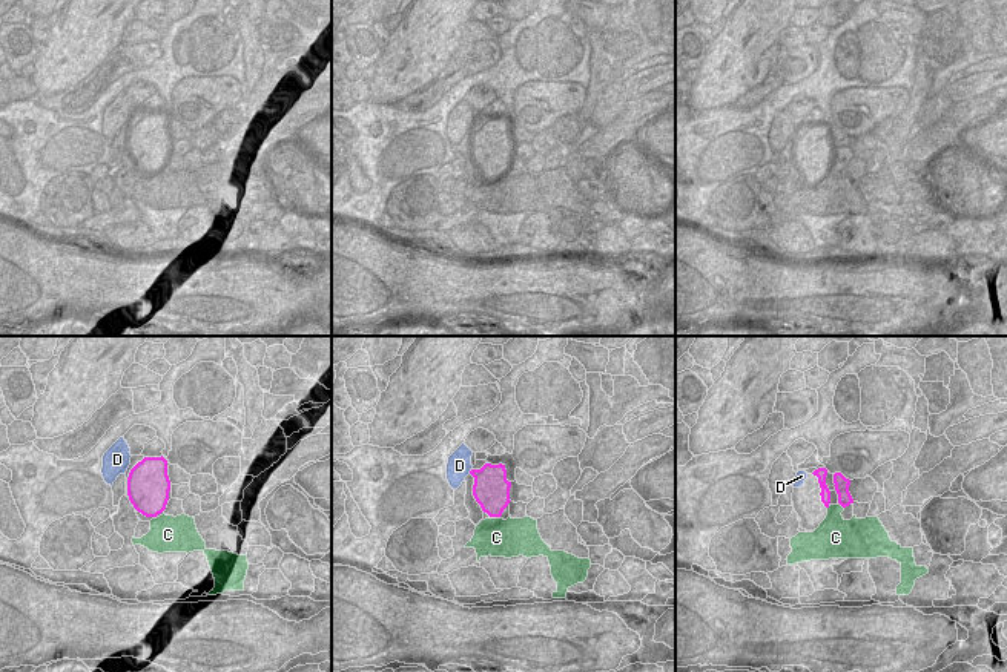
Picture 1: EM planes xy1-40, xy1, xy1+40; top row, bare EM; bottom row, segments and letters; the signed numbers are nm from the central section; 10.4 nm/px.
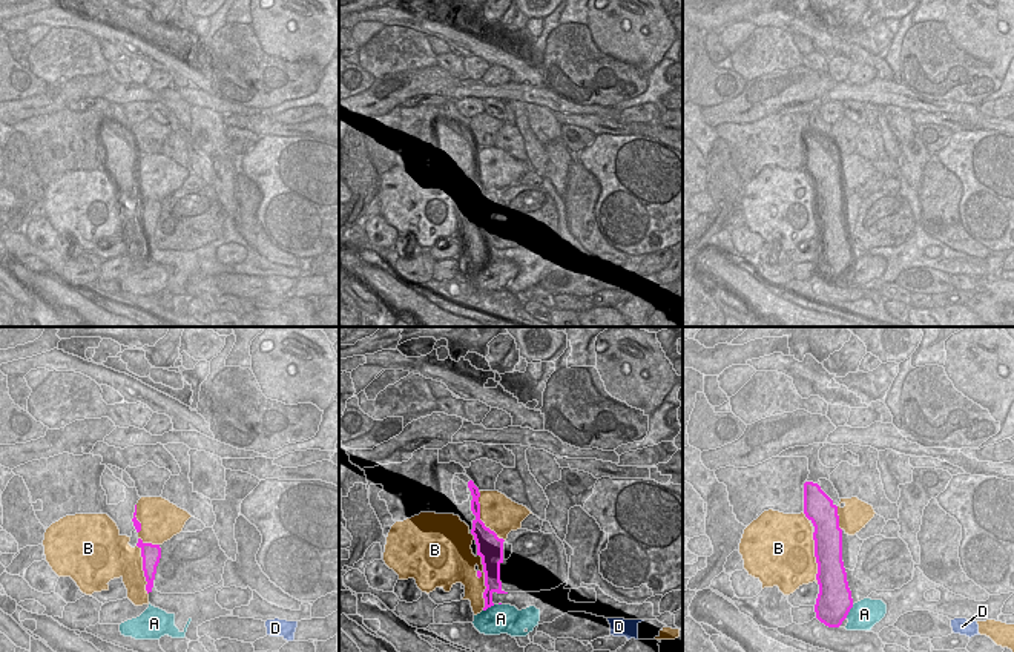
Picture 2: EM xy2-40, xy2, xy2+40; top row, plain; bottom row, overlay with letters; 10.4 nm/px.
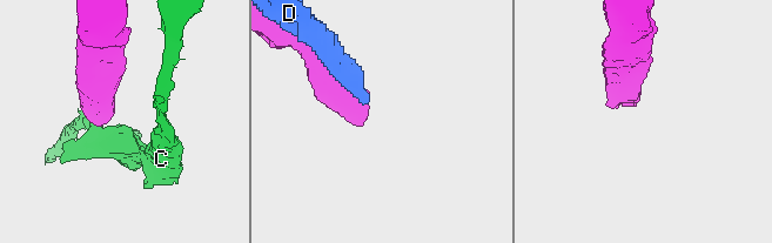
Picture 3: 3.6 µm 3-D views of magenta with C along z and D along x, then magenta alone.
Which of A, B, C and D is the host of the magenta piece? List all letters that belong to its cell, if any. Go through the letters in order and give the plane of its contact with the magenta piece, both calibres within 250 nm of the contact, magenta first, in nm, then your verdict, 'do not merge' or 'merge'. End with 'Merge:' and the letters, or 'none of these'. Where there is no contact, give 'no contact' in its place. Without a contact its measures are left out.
A: contact in xy2+40; calibres 380 and 300 nm; do not merge
B: contact in xy2; calibres 220 and 240 nm; do not merge
C: contact in xy1+40; calibres 160 and 280 nm; do not merge
D: contact in xy1; calibres 360 and 260 nm; do not merge
Merge: none of these

